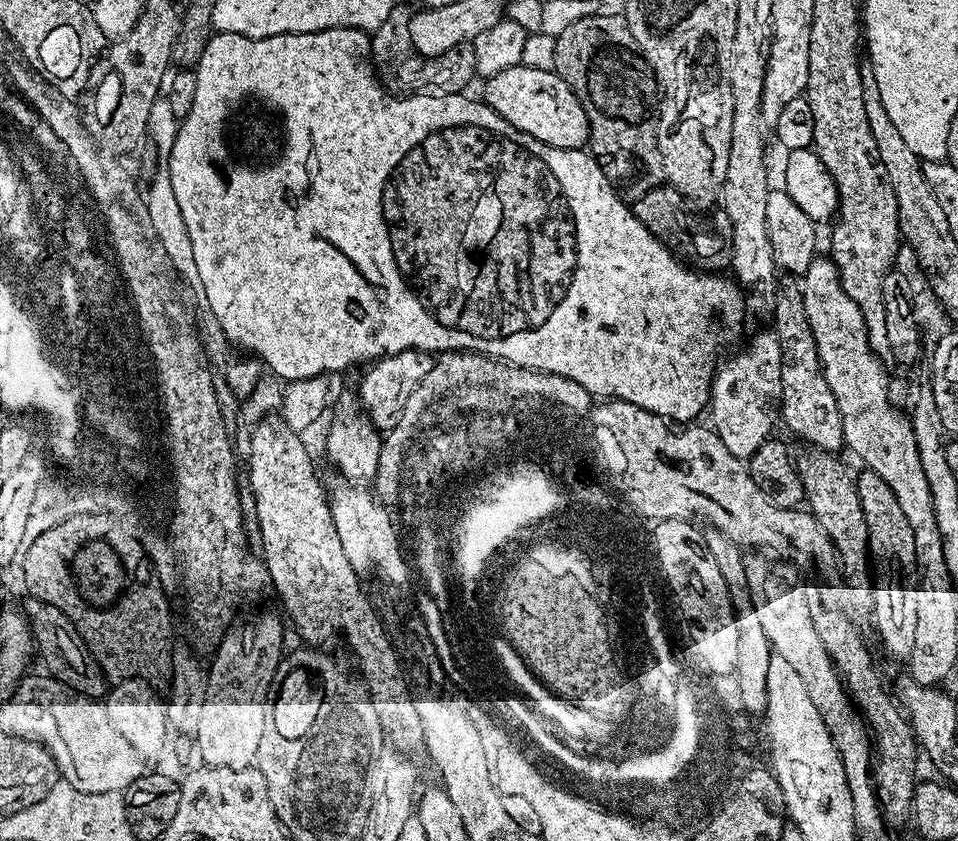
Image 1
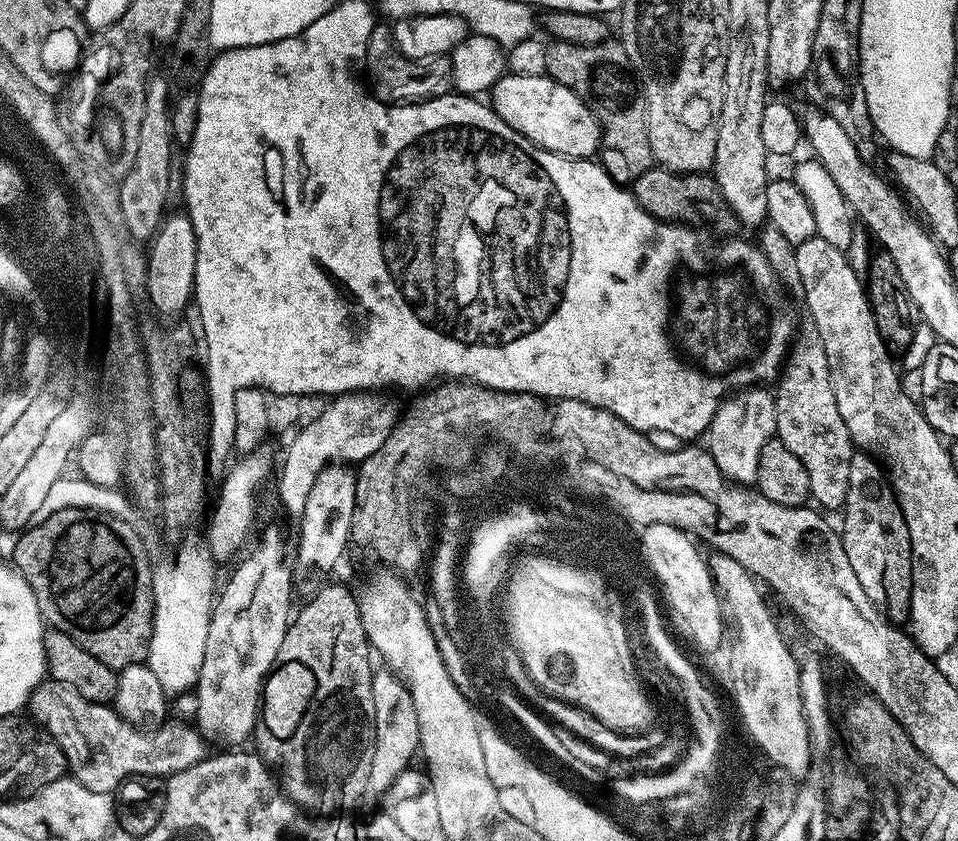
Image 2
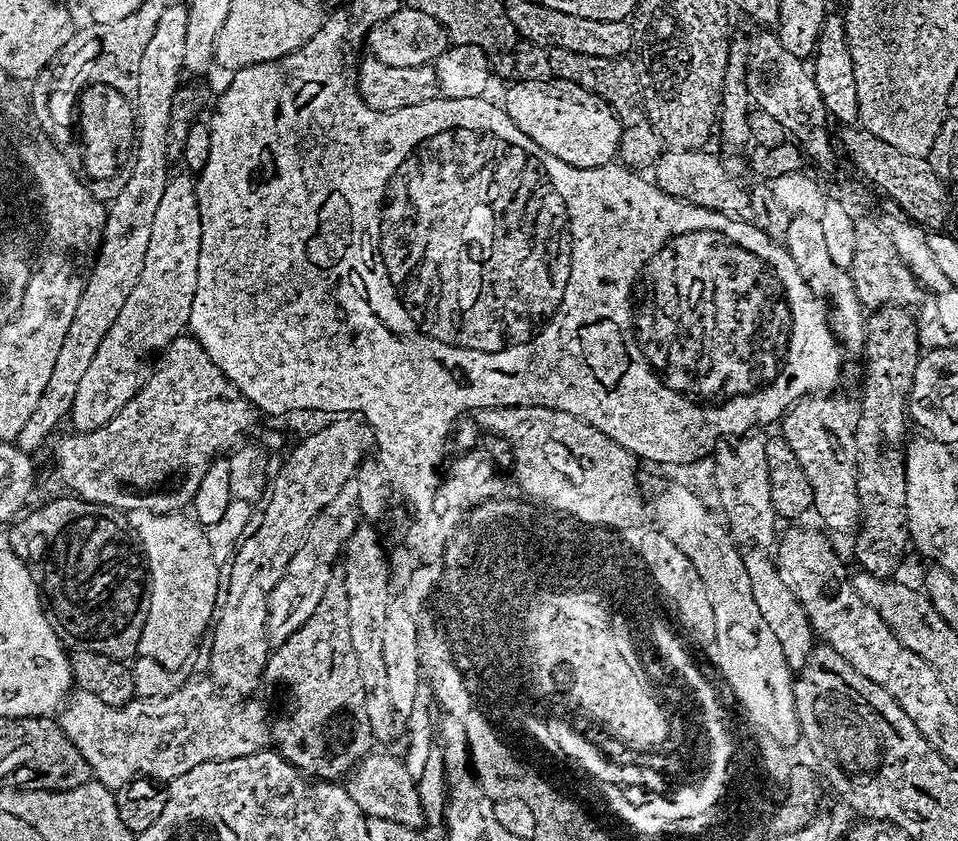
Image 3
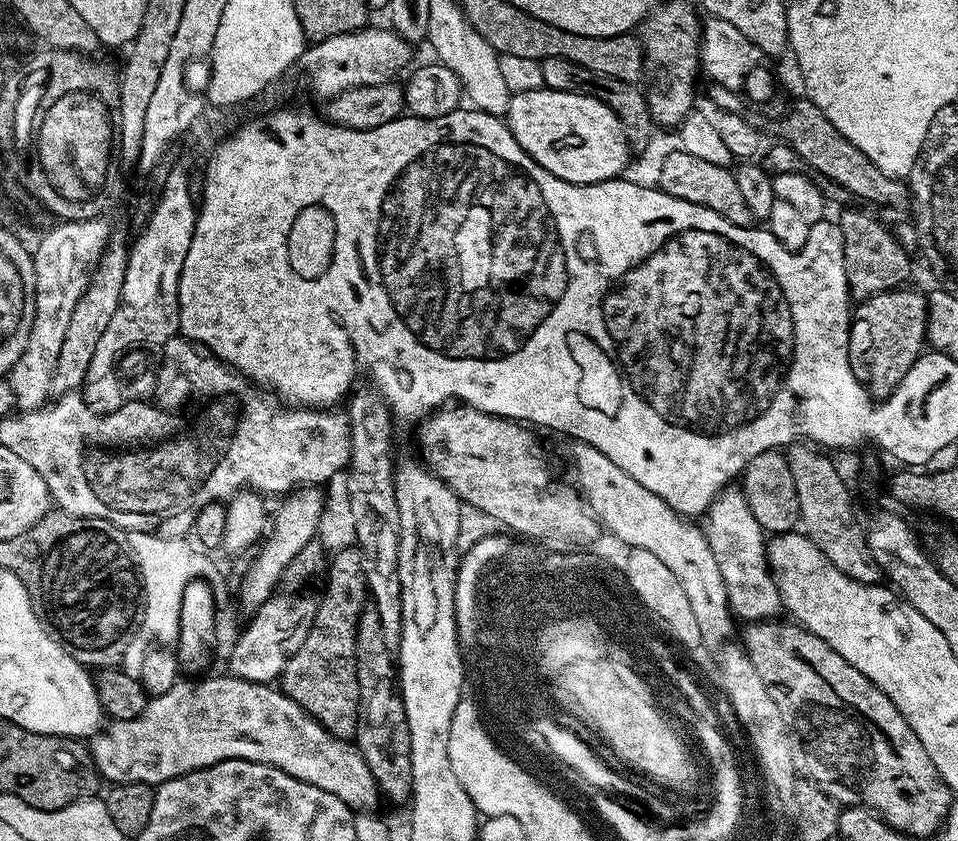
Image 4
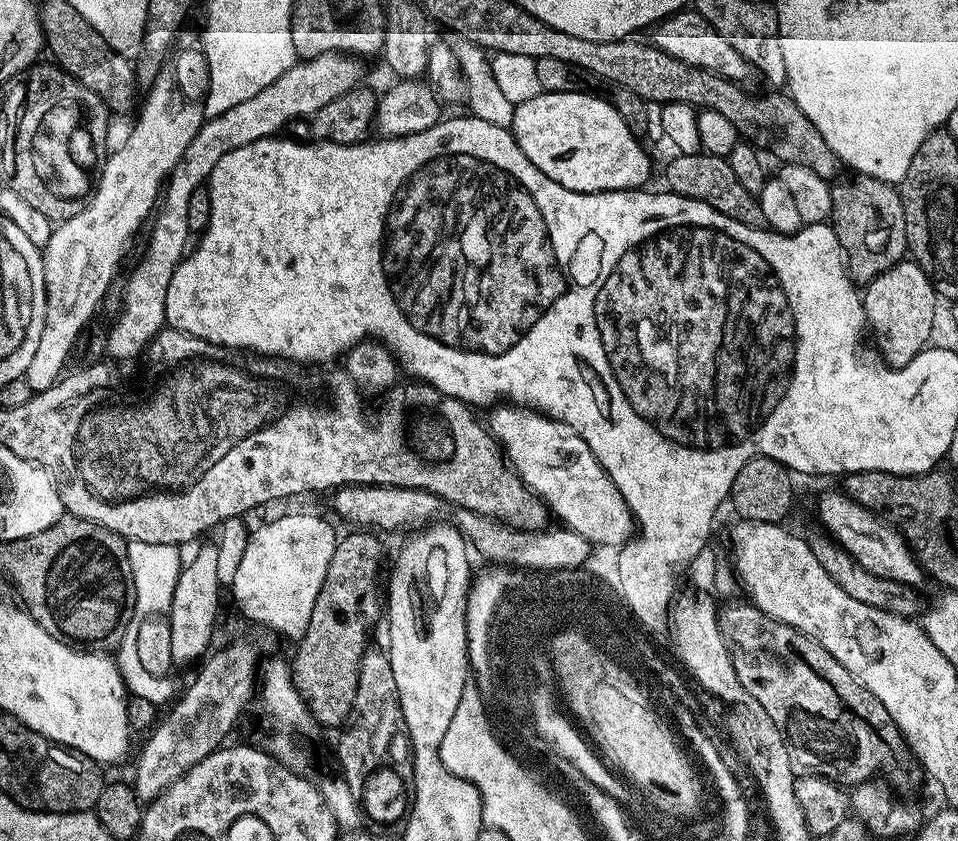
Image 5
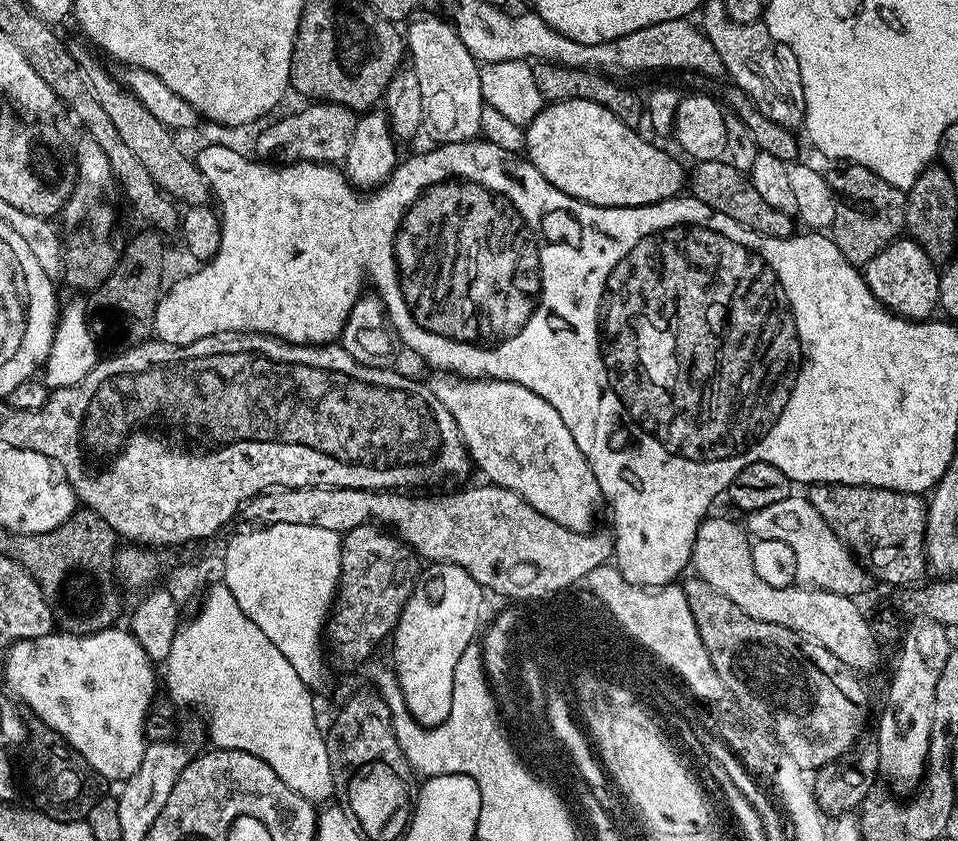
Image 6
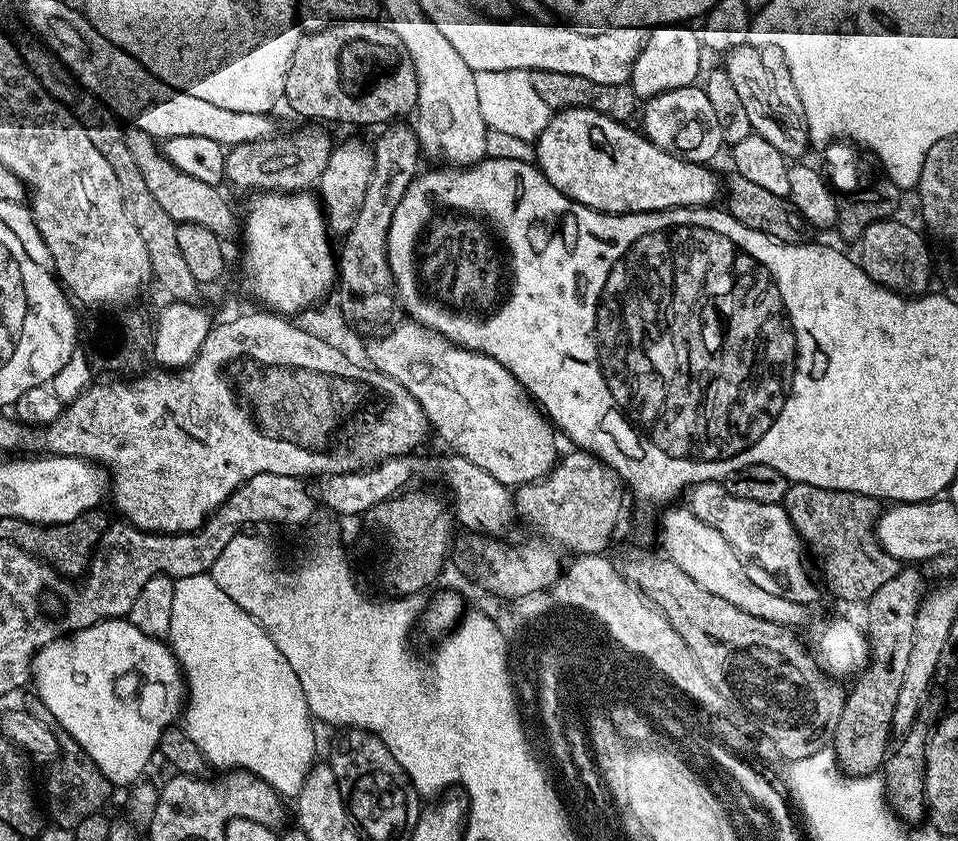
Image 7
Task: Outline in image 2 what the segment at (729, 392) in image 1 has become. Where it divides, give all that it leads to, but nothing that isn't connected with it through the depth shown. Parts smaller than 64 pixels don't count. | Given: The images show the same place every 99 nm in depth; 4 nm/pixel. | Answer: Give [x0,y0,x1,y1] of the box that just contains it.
[706,386,775,485]

